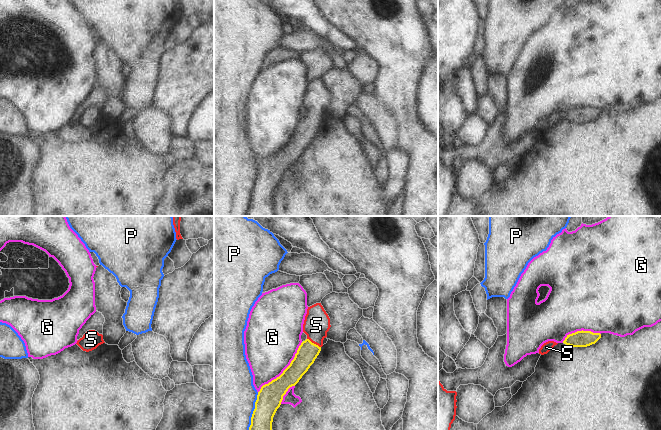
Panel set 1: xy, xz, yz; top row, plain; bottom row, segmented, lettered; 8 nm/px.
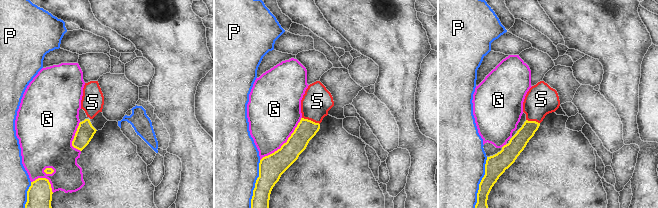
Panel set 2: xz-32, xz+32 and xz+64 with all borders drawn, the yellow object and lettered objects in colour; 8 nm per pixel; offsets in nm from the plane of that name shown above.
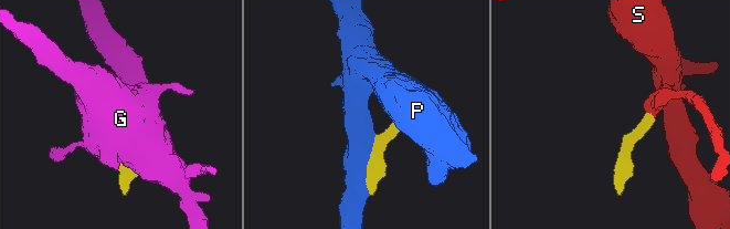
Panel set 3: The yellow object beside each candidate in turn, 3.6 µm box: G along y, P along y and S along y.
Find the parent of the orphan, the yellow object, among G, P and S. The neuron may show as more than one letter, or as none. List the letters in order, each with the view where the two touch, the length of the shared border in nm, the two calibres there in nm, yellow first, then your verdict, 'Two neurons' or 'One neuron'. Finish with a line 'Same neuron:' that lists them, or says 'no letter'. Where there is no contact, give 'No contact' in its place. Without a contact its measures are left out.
G: Touches yellow in xz. Shared border 550 nm. Thickness 200 nm (yellow) against 420 nm. Two neurons
P: Touches yellow in xz. Shared border 400 nm. Thickness 220 nm (yellow) against 480 nm. Two neurons
S: Touches yellow in xz. Shared border 130 nm. Thickness 160 nm (yellow) against 200 nm. One neuron
Same neuron: S

